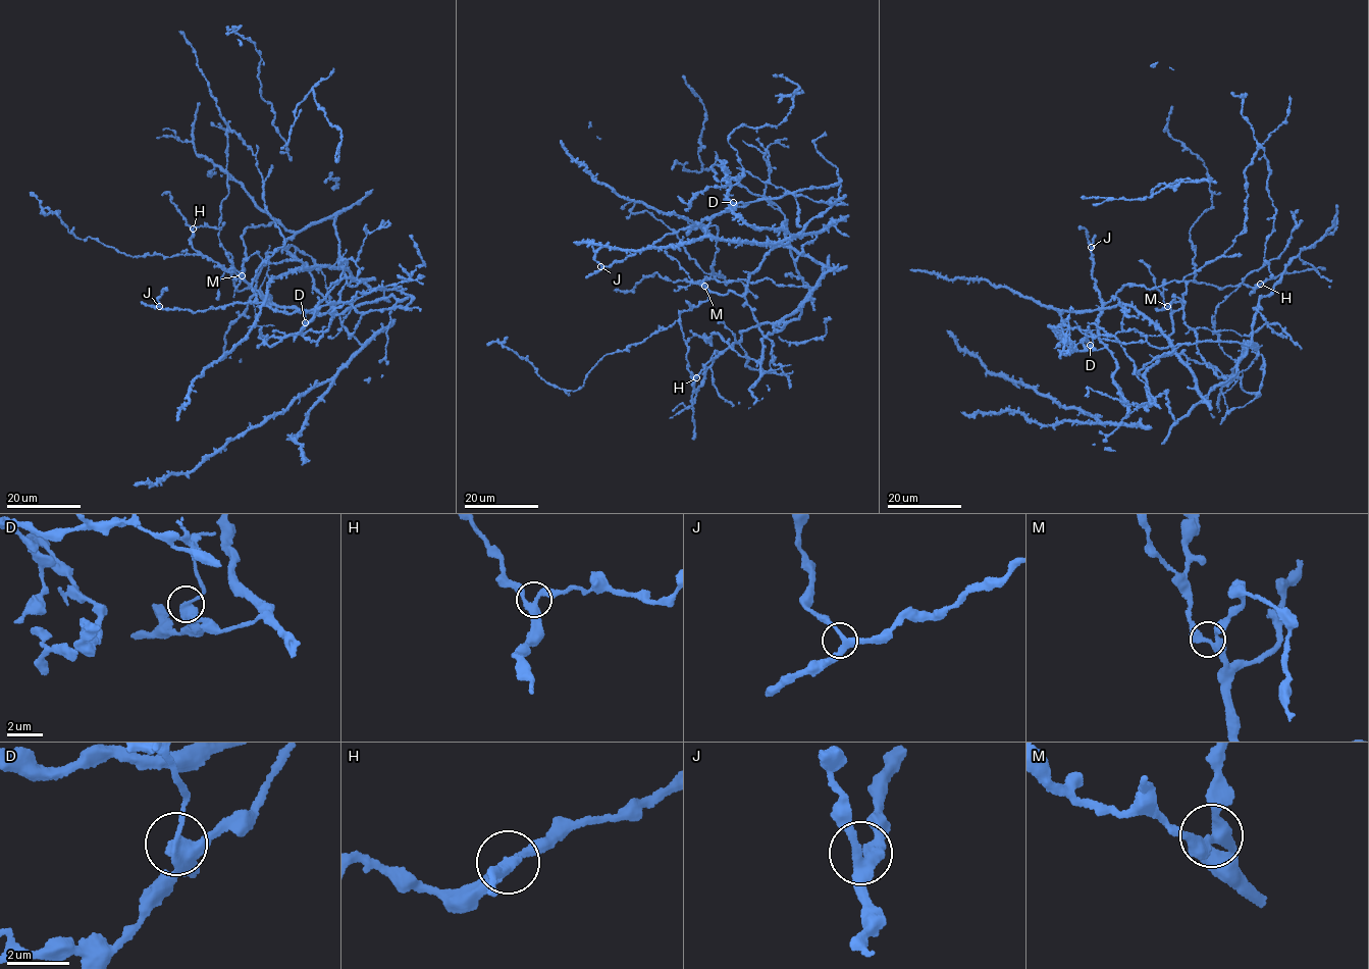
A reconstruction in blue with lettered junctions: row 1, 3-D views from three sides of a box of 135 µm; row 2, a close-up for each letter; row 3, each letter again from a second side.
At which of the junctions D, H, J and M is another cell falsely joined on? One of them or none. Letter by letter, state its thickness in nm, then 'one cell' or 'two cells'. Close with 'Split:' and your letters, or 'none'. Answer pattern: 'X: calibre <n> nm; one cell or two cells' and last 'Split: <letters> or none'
D: calibre 320 nm; two cells
H: calibre 280 nm; one cell
J: calibre 280 nm; one cell
M: calibre 280 nm; one cell
Split: D

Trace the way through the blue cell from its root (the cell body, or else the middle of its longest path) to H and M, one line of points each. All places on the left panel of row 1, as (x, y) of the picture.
H: (308, 311), (269, 304), (238, 271), (224, 268), (198, 253), (190, 242), (193, 228)
M: (308, 311), (269, 304), (242, 275)

